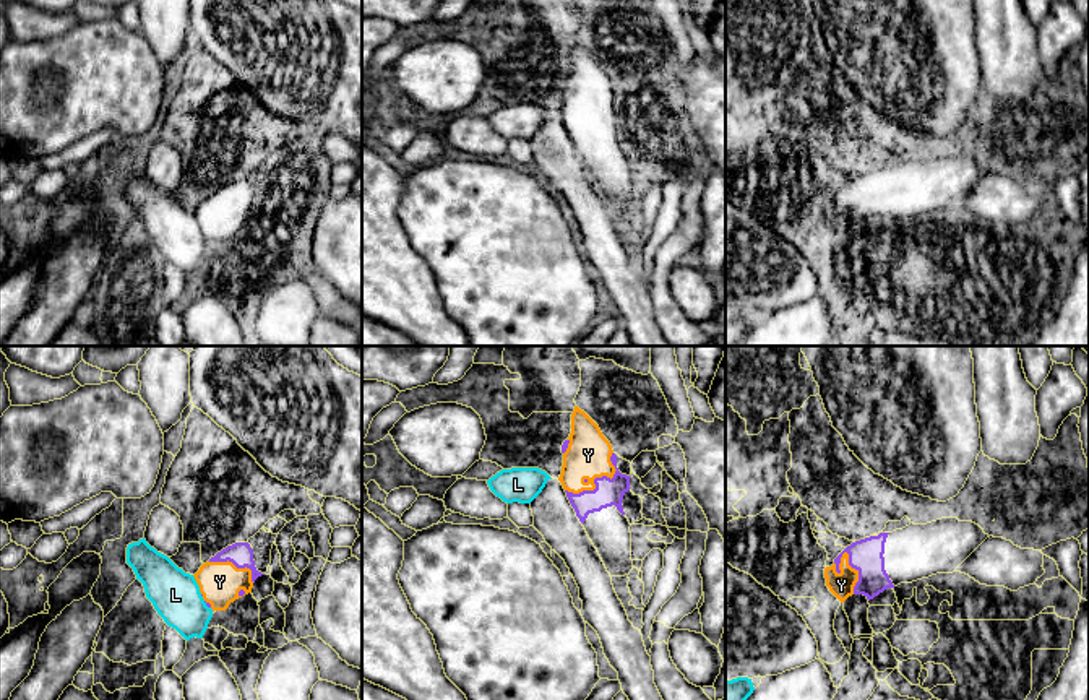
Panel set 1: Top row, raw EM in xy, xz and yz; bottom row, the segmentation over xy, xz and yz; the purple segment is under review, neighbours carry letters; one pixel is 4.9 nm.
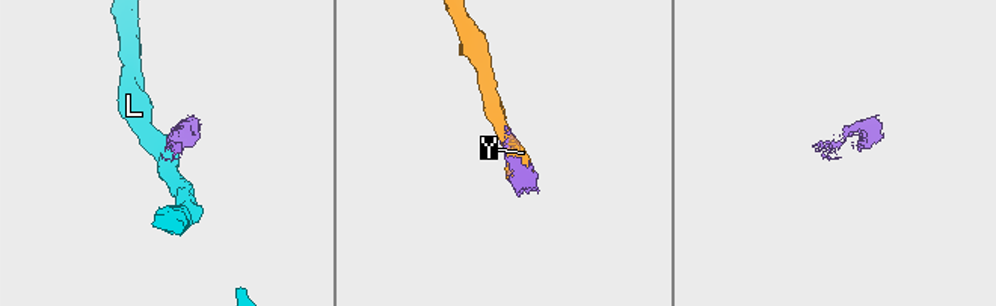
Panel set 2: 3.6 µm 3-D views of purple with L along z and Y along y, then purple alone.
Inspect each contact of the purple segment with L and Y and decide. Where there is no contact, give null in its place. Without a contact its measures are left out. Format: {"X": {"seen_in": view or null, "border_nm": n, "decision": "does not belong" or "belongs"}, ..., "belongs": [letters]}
{"L": {"seen_in": "xy", "border_nm": 50, "decision": "does not belong"}, "Y": {"seen_in": "xz", "border_nm": 300, "decision": "belongs"}, "belongs": ["Y"]}

